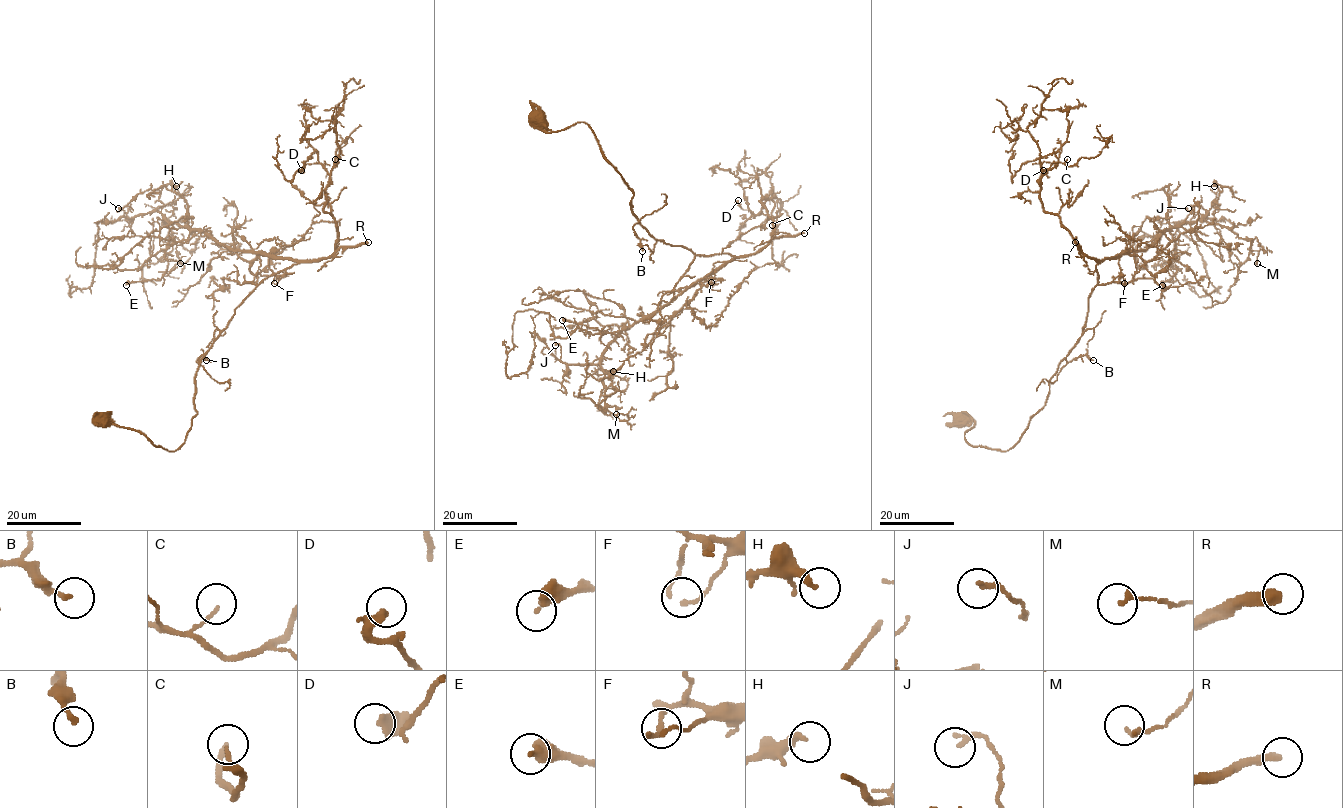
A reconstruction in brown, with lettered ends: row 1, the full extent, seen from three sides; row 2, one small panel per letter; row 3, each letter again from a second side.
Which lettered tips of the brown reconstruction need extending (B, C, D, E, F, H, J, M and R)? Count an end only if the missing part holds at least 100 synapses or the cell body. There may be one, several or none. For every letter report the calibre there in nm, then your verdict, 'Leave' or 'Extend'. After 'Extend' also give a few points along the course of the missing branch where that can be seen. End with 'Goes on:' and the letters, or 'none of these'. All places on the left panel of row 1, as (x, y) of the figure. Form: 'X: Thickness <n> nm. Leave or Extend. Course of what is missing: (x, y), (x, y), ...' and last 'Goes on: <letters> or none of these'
B: Thickness 180 nm. Leave
C: Thickness 100 nm. Leave
D: Thickness 460 nm. Leave
E: Thickness 340 nm. Leave
F: Thickness 140 nm. Leave
H: Thickness 280 nm. Leave
J: Thickness 200 nm. Leave
M: Thickness 180 nm. Leave
R: Thickness 320 nm. Extend
Goes on: R

